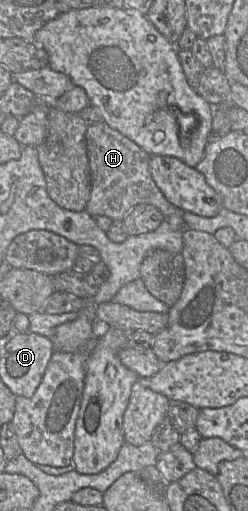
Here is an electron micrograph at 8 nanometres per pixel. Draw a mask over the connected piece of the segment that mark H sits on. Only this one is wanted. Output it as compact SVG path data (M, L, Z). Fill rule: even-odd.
M104 121L90 125L86 130L86 148L90 170L90 199L85 210L91 215L123 220L138 204L151 204L167 218L182 216L180 208L170 203L156 186L149 169L150 155L137 144L111 128Z

